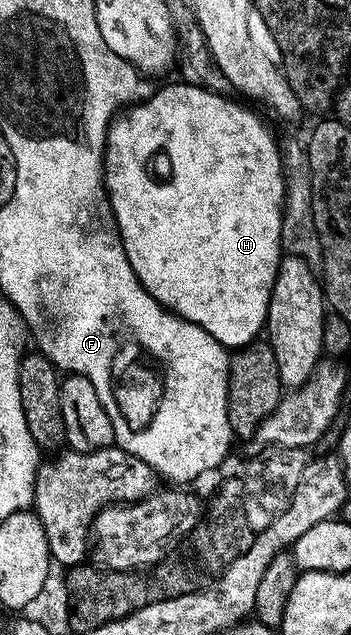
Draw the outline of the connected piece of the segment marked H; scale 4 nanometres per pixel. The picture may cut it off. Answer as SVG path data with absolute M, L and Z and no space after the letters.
M175 82L151 93L147 98L121 111L108 128L108 141L104 147L104 185L108 187L108 200L112 203L116 225L120 227L120 241L128 255L130 266L140 285L156 301L184 320L202 326L221 346L239 350L251 344L265 331L272 287L280 269L282 249L282 214L284 213L284 157L278 136L252 108L231 100L231 95L211 92L193 84Z

